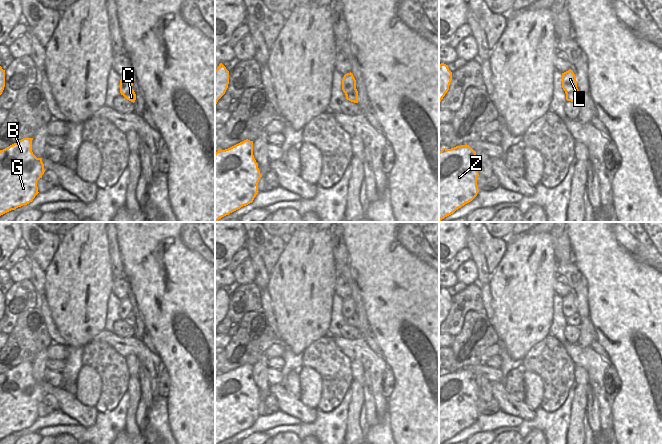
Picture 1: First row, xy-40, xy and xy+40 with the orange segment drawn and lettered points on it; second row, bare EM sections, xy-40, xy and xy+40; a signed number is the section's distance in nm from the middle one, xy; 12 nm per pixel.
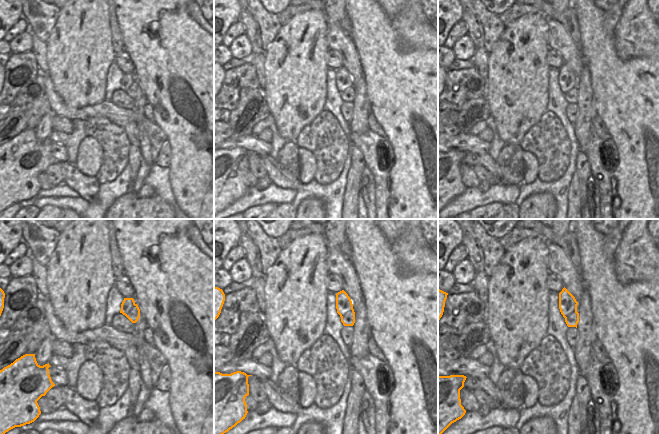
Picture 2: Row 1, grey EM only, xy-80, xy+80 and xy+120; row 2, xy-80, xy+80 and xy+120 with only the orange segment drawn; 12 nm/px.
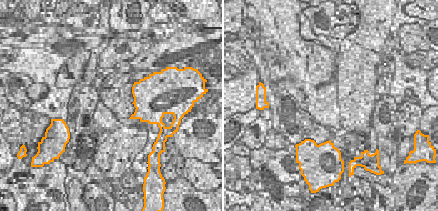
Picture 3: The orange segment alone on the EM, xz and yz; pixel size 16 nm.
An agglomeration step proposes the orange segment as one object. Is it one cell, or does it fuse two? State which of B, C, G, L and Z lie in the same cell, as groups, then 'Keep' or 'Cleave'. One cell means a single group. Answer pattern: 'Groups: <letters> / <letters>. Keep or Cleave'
Groups: B C G L Z. Keep.

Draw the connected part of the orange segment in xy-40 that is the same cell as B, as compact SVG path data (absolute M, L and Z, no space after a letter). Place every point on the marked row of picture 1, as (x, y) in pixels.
M23 138L9 147L0 150L0 216L29 204L39 193L37 181L42 178L45 170L42 158L37 158L32 152L32 140L33 138Z

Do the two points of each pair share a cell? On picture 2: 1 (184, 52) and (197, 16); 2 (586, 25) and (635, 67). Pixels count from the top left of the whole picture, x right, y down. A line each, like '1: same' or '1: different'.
1: different
2: same

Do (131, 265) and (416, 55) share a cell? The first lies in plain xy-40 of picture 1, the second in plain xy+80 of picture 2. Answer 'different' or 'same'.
same

